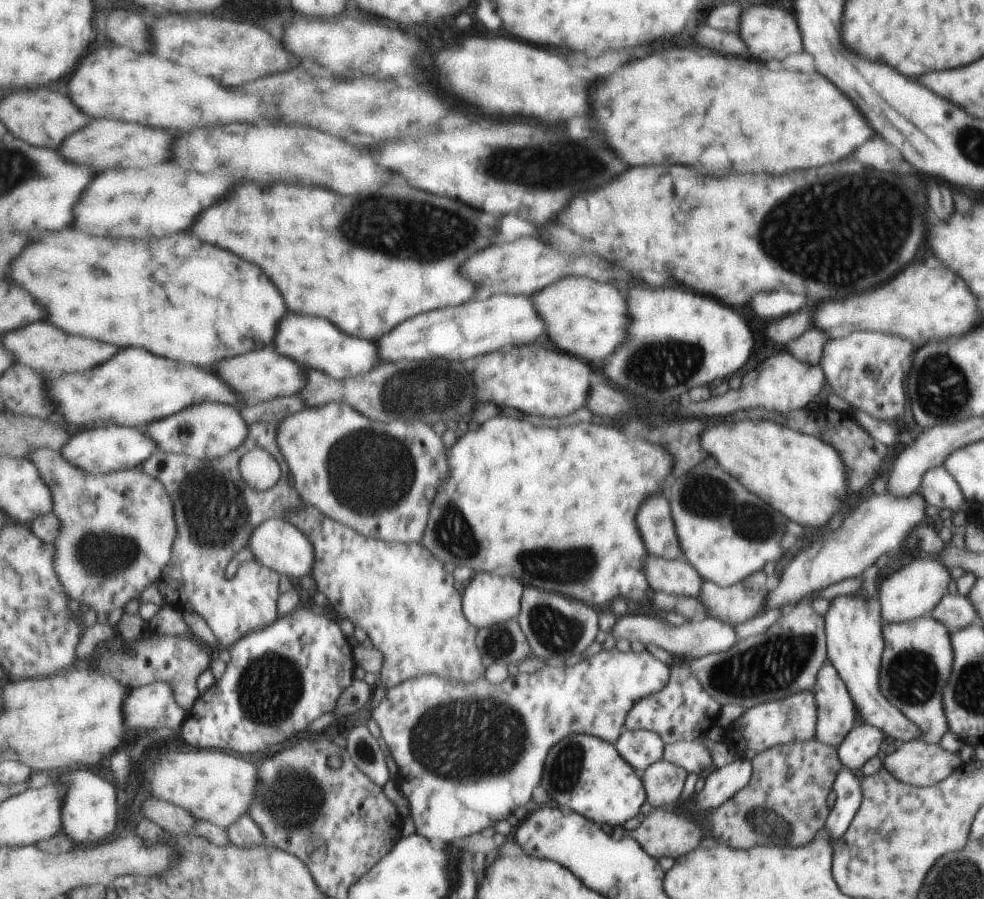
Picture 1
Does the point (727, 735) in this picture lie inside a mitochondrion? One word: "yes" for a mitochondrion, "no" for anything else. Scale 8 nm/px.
no

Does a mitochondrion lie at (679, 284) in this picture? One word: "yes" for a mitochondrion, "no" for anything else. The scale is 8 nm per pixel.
no

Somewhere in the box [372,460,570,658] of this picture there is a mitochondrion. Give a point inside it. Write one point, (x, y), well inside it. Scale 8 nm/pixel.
(452, 534)

